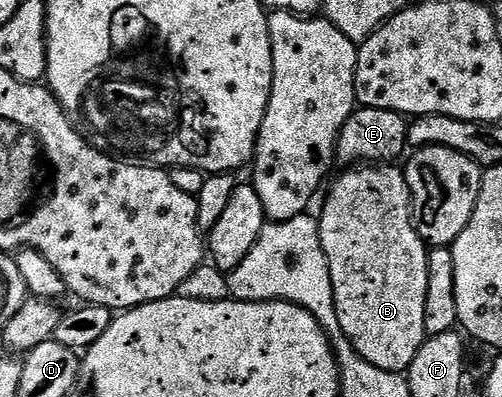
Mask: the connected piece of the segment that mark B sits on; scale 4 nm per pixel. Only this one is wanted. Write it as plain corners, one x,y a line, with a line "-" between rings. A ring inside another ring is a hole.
384,162
379,166
352,166
337,178
324,200
324,209
318,212
320,221
320,237
322,238
322,250
326,250
326,258
330,262
330,278
334,286
334,306
338,310
338,322
350,338
354,350
370,366
378,366
378,370
387,372
407,373
410,362
414,362
414,354
424,345
426,339
426,278
428,277
429,245
418,234
416,225
412,222
412,195
408,189
408,183
404,177
403,167
393,166

